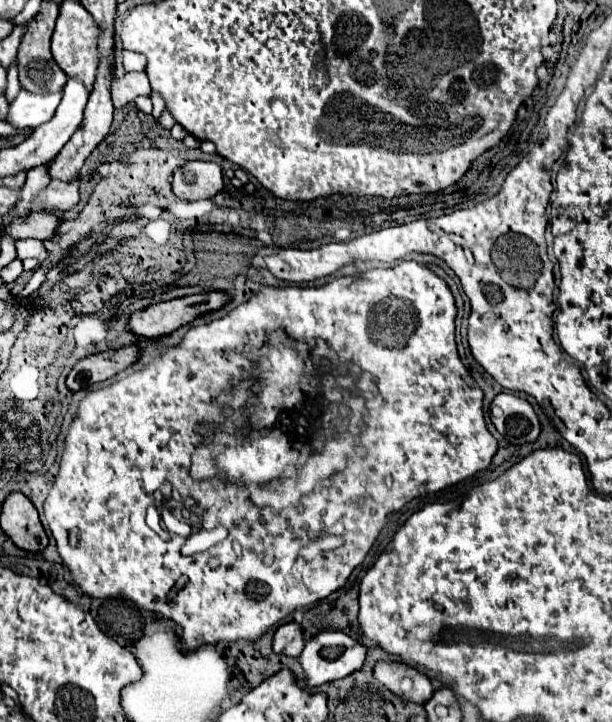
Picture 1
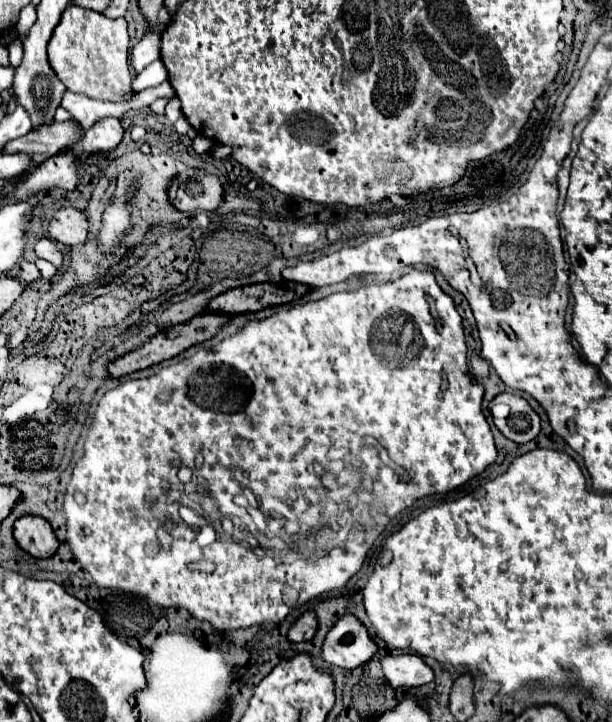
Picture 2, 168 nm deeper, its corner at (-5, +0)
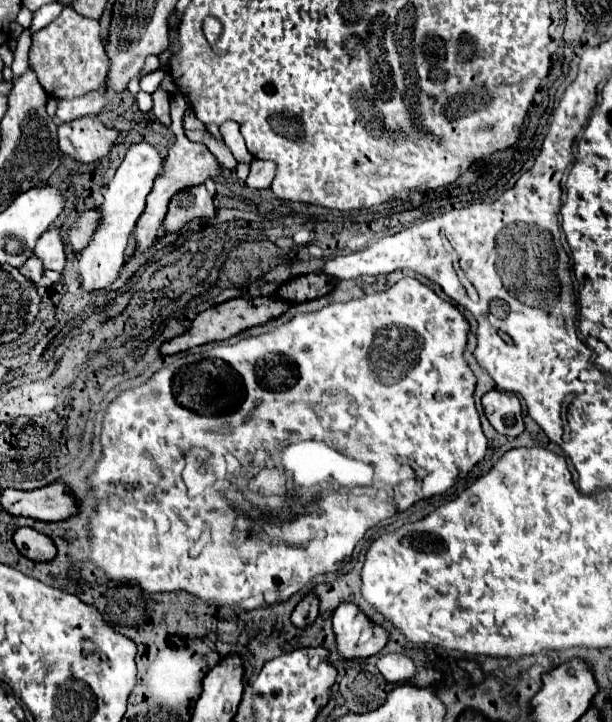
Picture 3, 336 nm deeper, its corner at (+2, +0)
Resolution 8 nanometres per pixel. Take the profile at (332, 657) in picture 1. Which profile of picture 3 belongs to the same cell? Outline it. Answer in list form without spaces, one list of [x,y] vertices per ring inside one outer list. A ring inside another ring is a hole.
[[[342,604],[336,608],[334,616],[336,648],[340,658],[368,658],[378,654],[388,640],[388,632],[372,624],[354,604]]]

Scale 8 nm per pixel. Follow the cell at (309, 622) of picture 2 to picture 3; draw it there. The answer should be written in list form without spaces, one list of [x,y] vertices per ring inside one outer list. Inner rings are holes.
[[[314,594],[302,598],[302,602],[292,612],[292,624],[296,628],[310,626],[316,620],[316,610],[318,610],[318,598]]]

